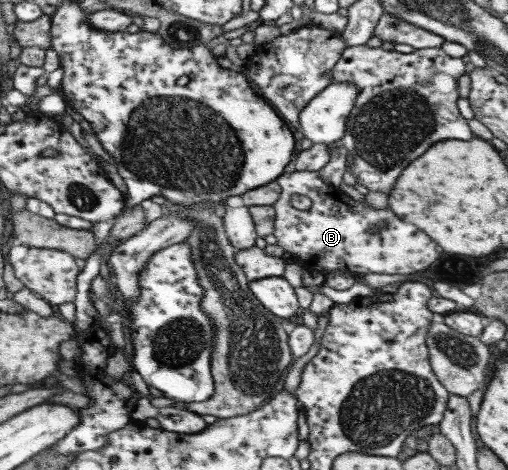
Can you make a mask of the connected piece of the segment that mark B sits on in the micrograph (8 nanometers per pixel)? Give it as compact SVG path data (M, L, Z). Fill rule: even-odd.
M288 168L275 179L281 188L278 200L271 204L274 213L272 234L276 238L276 243L284 251L291 252L294 263L300 266L301 270L308 270L312 274L321 273L325 275L330 271L343 272L354 278L354 275L364 275L368 272L372 274L402 274L408 275L412 272L425 270L430 262L438 258L436 244L418 228L404 224L394 212L388 207L385 209L370 209L364 205L364 201L352 200L332 185L325 184L318 177L318 171L288 171ZM290 196L306 196L312 204L306 210L297 210L290 205ZM377 222L386 222L386 227L380 229L378 233L371 233L370 228Z

